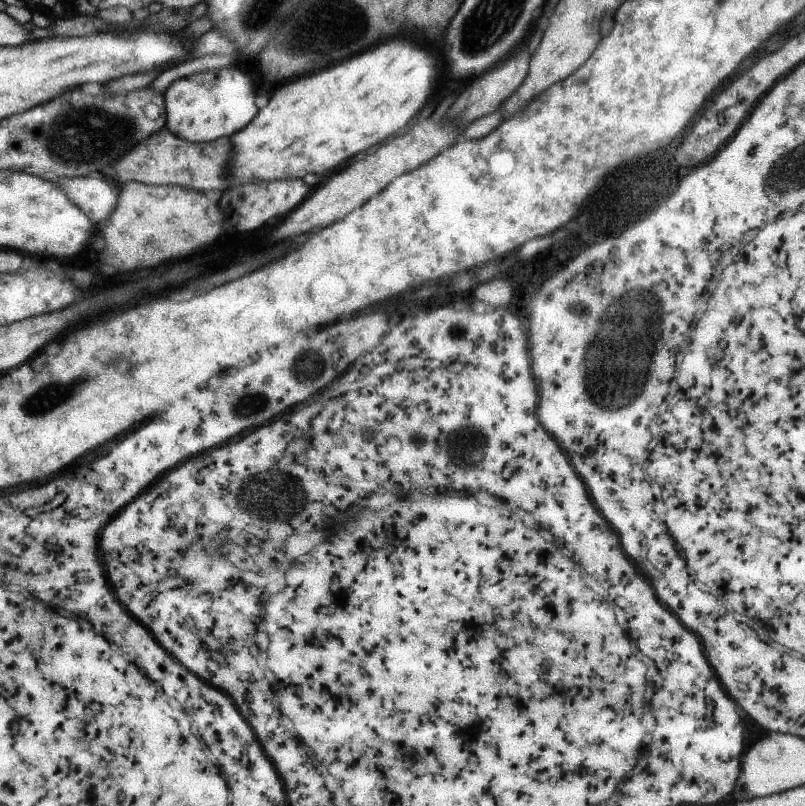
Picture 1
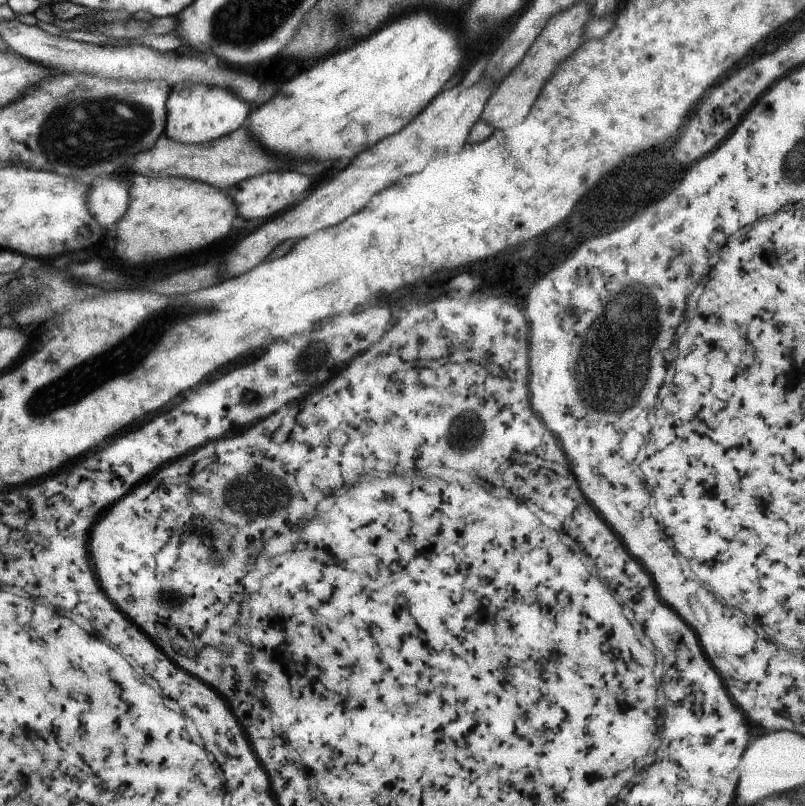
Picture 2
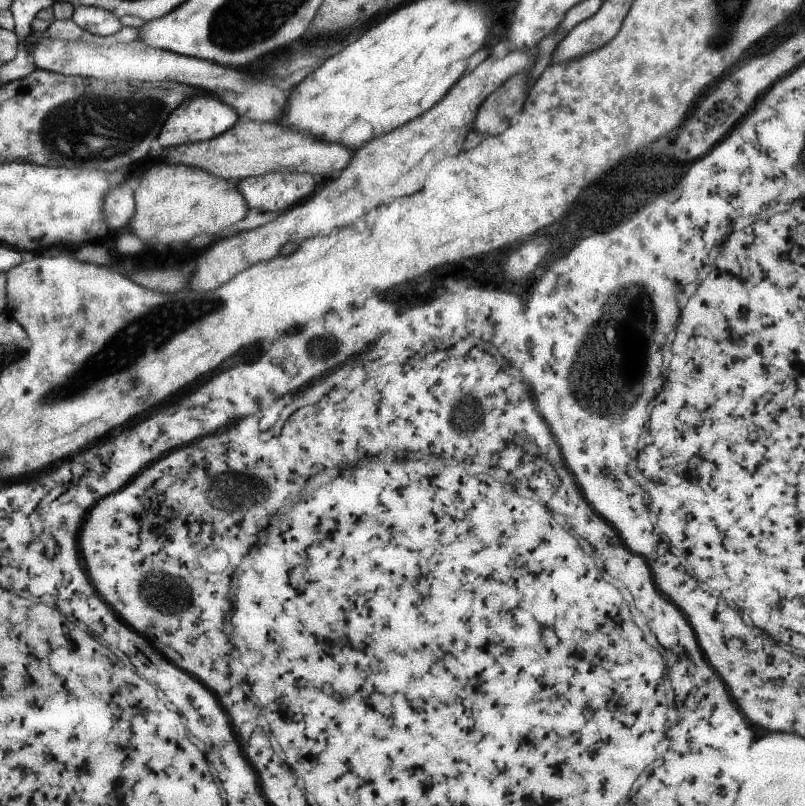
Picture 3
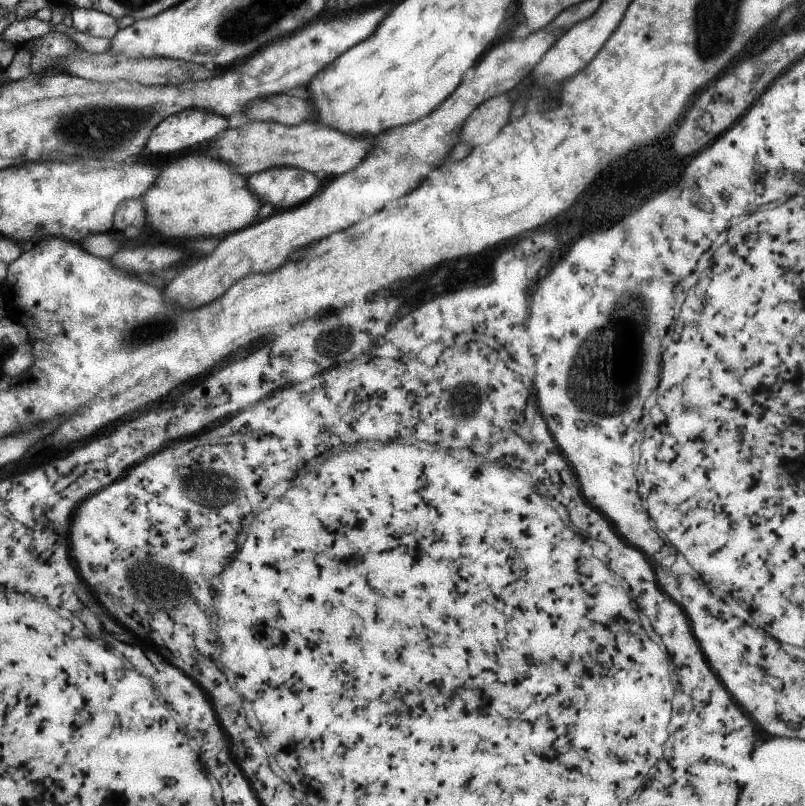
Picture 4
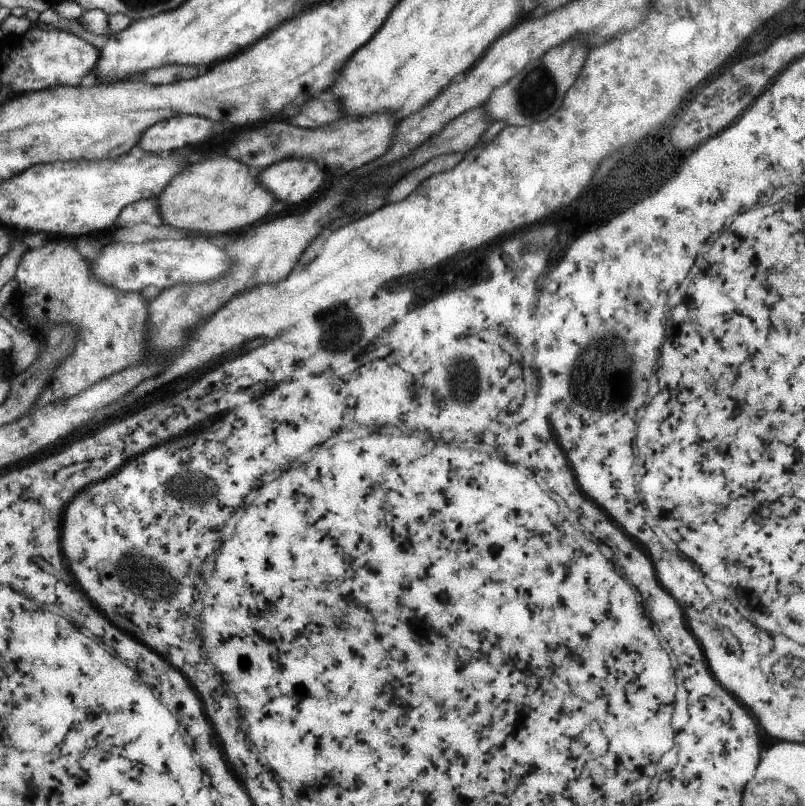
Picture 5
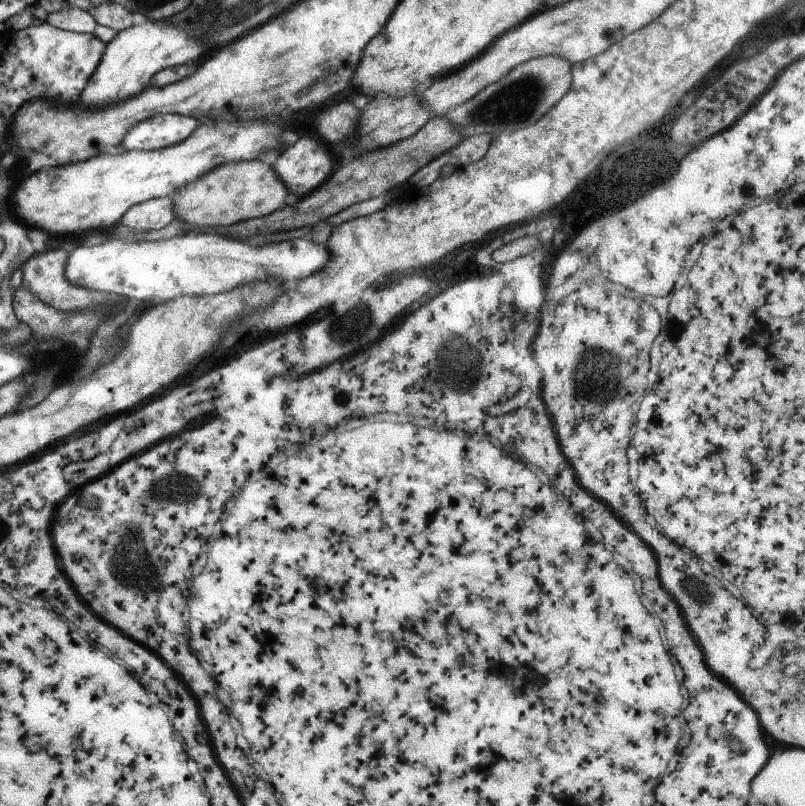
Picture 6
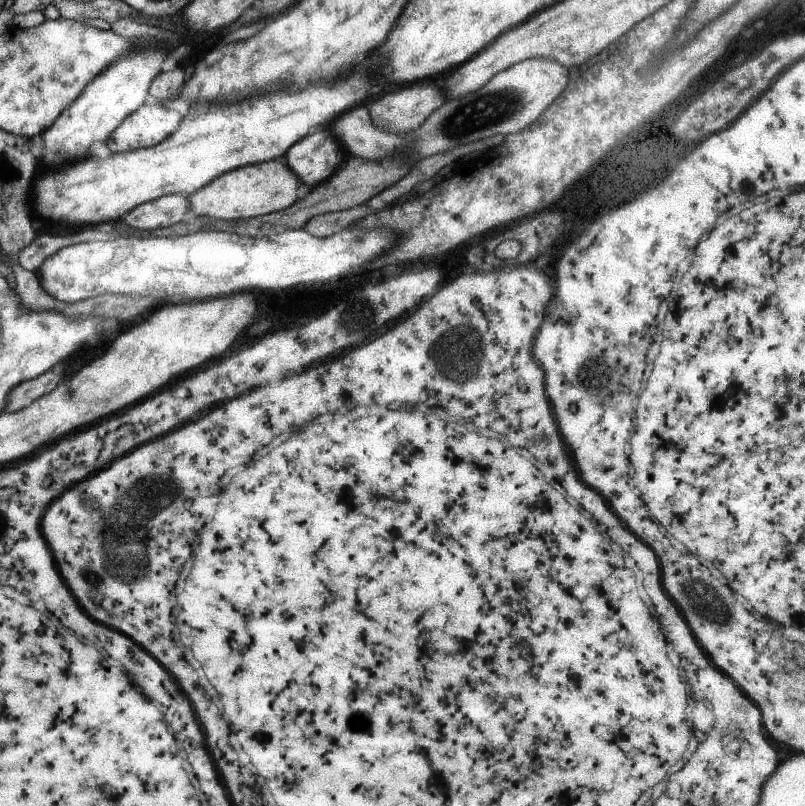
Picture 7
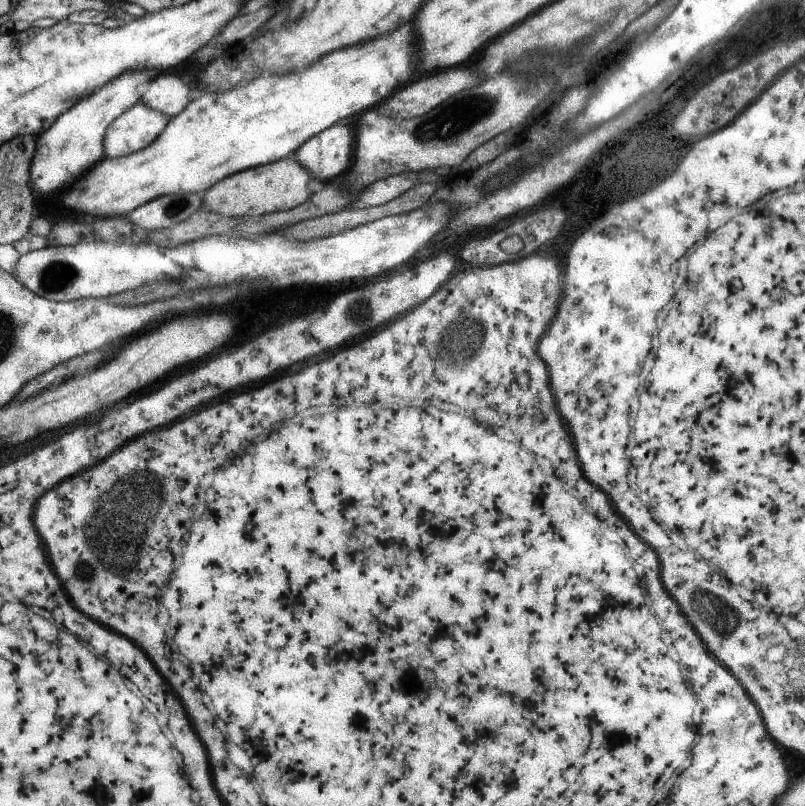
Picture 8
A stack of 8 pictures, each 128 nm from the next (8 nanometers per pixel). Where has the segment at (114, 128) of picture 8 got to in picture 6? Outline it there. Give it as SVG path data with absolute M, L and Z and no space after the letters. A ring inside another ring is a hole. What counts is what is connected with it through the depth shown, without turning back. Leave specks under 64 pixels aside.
M163 113L152 116L149 119L139 121L127 131L127 136L120 145L125 151L152 151L179 144L185 140L199 126L195 117L178 115L177 113Z

